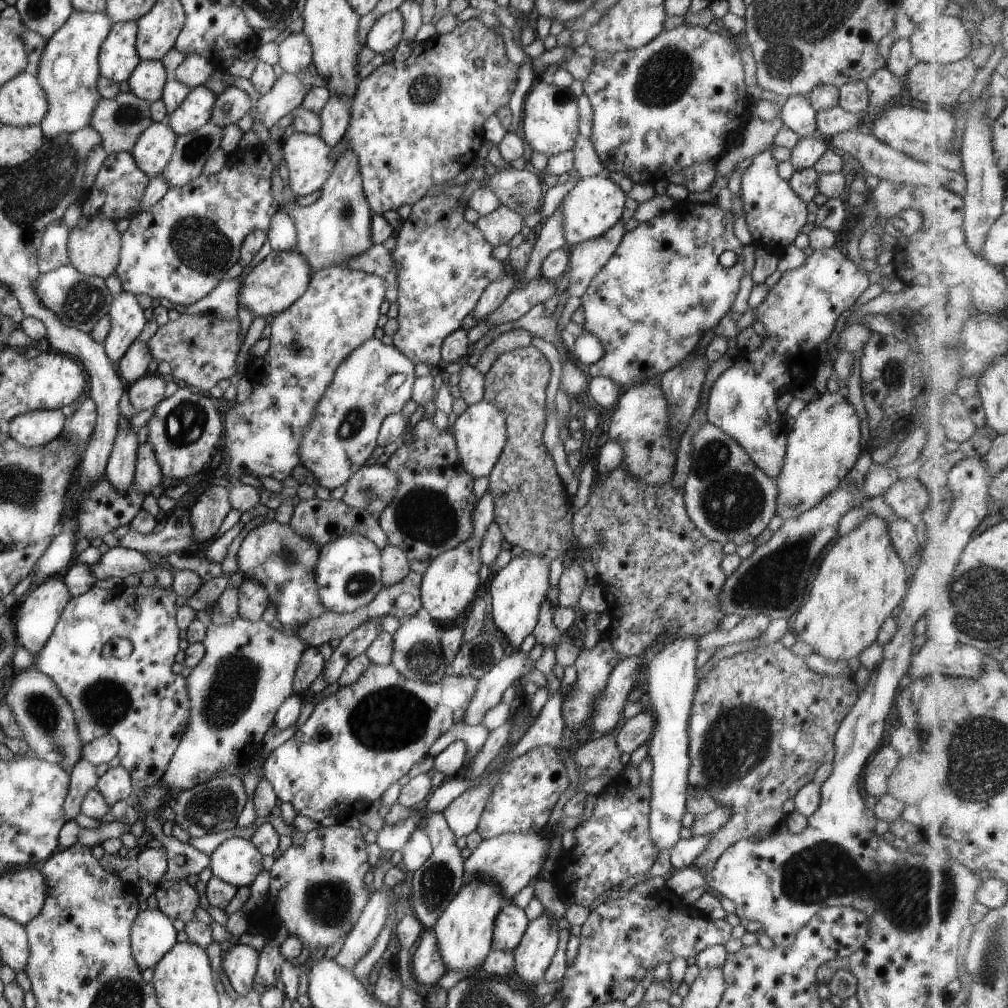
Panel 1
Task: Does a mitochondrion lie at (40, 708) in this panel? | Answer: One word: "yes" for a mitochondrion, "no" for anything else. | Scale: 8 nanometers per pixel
yes

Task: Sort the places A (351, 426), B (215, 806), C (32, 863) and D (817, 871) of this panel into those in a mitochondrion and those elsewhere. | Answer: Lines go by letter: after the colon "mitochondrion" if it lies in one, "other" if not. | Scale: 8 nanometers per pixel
A: mitochondrion
B: mitochondrion
C: other
D: mitochondrion

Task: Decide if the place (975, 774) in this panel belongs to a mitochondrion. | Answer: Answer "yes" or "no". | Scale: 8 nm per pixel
yes

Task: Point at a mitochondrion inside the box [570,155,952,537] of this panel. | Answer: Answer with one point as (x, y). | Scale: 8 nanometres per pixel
(894, 372)

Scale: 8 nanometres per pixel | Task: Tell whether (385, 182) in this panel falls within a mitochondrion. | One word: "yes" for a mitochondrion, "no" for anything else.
no

